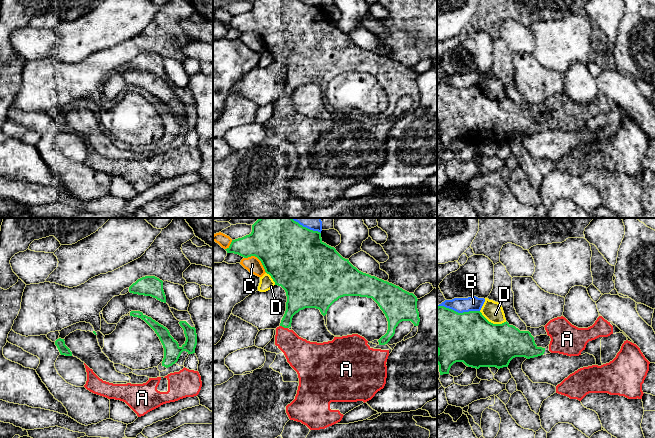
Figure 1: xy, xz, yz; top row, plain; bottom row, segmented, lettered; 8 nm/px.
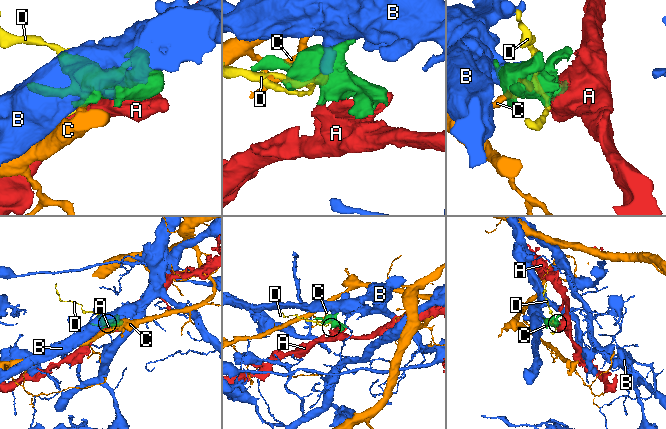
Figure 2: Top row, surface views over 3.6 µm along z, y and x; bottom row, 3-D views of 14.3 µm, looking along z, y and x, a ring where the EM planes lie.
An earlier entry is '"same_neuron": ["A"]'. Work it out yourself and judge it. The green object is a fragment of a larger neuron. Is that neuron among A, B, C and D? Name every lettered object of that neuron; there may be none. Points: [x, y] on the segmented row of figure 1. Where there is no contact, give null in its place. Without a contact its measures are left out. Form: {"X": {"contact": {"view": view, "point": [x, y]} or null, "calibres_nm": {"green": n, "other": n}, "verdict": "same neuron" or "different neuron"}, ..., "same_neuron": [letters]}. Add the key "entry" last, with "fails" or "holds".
{"A": {"contact": {"view": "xz", "point": [284, 327]}, "calibres_nm": {"green": 180, "other": 240}, "verdict": "same neuron"}, "B": {"contact": {"view": "yz", "point": [457, 312]}, "calibres_nm": {"green": 420, "other": 120}, "verdict": "different neuron"}, "C": {"contact": {"view": "xz", "point": [258, 258]}, "calibres_nm": {"green": 460, "other": 120}, "verdict": "different neuron"}, "D": {"contact": {"view": "yz", "point": [492, 323]}, "calibres_nm": {"green": 420, "other": 160}, "verdict": "different neuron"}, "same_neuron": ["A"], "entry": "holds"}

